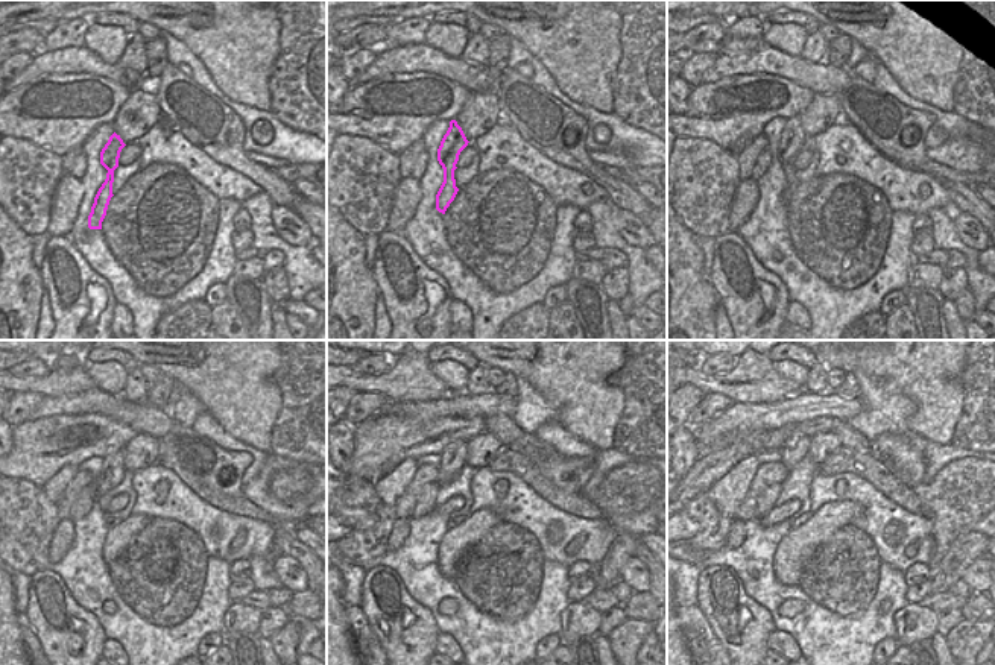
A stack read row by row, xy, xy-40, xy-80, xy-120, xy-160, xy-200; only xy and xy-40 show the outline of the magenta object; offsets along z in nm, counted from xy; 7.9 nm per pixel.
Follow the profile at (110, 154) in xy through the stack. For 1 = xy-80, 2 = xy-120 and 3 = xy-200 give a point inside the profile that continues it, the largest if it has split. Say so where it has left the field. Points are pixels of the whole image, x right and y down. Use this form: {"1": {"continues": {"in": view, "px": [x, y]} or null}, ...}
{"1": {"continues": {"in": "xy-80", "px": [792, 137]}}, "2": {"continues": {"in": "xy-120", "px": [113, 471]}}, "3": {"continues": {"in": "xy-200", "px": [795, 448]}}}

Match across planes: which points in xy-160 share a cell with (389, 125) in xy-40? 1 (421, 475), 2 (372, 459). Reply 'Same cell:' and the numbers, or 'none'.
Same cell: 2

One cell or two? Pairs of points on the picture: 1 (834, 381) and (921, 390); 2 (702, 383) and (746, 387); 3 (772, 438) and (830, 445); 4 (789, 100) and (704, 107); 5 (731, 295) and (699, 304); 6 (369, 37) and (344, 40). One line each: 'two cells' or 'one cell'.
1: two cells
2: one cell
3: two cells
4: one cell
5: two cells
6: one cell

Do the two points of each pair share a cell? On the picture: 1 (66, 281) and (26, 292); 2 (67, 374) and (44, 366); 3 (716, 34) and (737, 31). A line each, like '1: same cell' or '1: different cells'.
1: different cells
2: different cells
3: different cells

